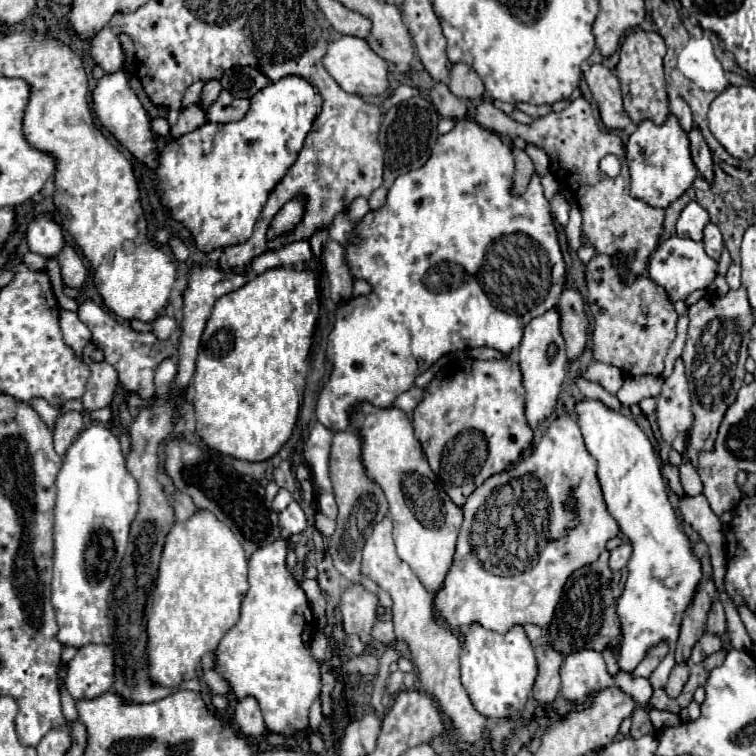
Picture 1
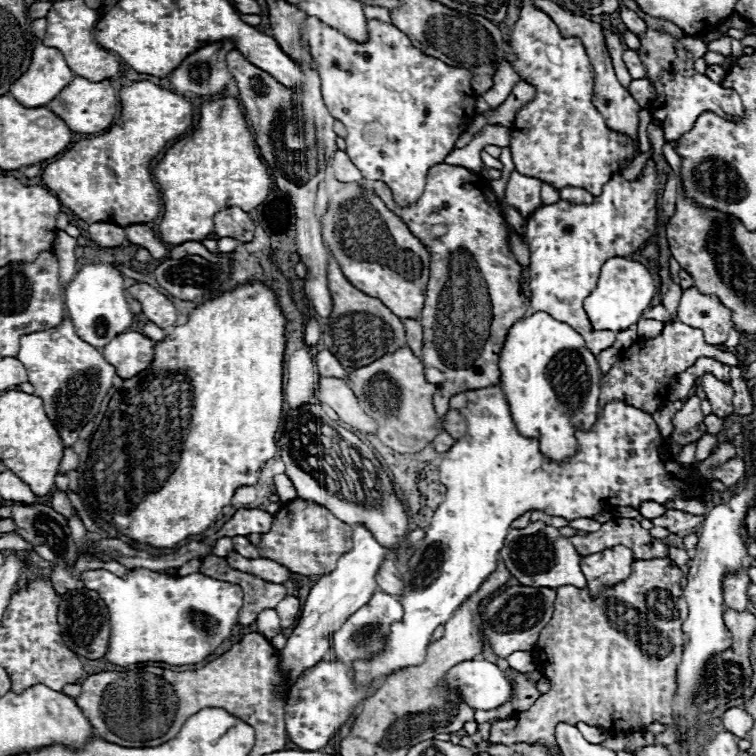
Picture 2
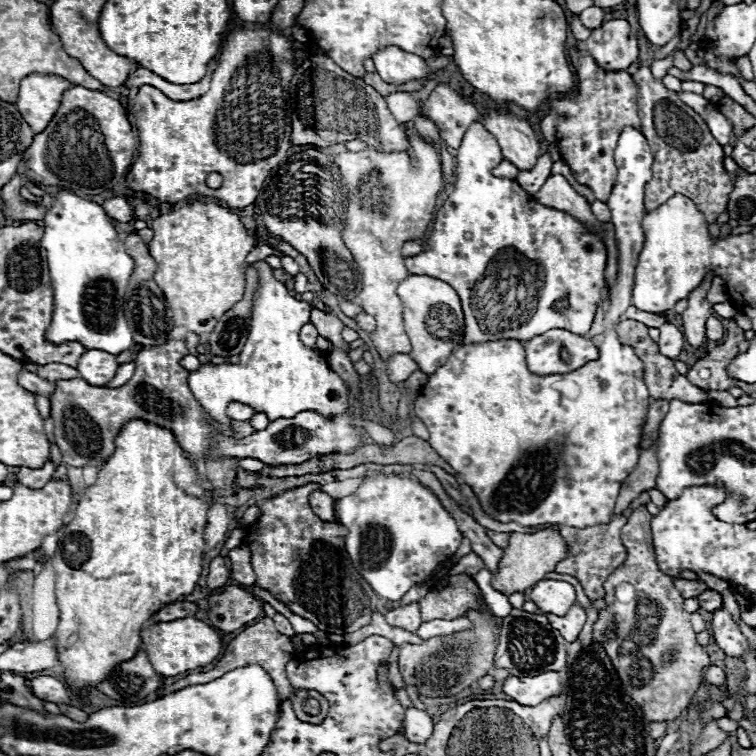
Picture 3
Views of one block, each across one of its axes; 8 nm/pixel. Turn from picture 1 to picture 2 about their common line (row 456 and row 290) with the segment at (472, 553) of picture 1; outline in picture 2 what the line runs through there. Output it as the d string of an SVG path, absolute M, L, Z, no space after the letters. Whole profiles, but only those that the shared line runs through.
M648 160L642 180L628 182L622 176L614 176L610 182L604 184L602 194L596 196L592 204L572 206L574 202L560 200L556 204L540 206L538 210L534 210L528 216L526 230L524 230L524 242L530 250L530 264L528 264L528 272L526 272L526 278L528 278L526 292L528 292L528 300L530 300L528 314L542 310L542 312L548 312L552 318L570 324L586 340L586 346L592 354L600 354L602 350L610 348L614 344L616 334L610 330L594 330L582 308L582 302L596 288L600 268L606 260L610 260L614 256L629 257L654 234L654 230L656 230L656 190L658 190L658 178L654 172L654 162Z

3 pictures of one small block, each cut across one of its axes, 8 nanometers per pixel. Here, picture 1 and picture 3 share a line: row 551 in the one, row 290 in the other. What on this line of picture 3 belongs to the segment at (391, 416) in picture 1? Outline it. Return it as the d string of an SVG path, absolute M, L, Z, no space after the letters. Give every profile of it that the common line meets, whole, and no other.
M408 274L400 284L396 294L404 304L404 328L412 340L410 356L418 362L420 370L432 374L438 366L446 362L454 348L460 346L464 334L464 316L456 290L442 280L432 276Z

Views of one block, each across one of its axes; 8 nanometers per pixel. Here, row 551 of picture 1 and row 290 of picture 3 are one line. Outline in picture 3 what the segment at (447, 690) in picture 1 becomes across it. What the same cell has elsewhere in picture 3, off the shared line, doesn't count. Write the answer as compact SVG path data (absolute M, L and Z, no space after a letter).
M410 138L414 148L416 164L406 152L342 152L334 156L334 164L340 168L348 188L348 222L342 238L352 252L362 272L362 294L358 296L360 306L366 314L376 318L376 330L372 332L372 344L382 360L394 354L408 354L412 350L410 340L402 324L402 302L396 296L400 280L408 276L402 258L402 244L406 240L422 238L436 204L436 196L442 190L440 156L434 146L422 138Z

